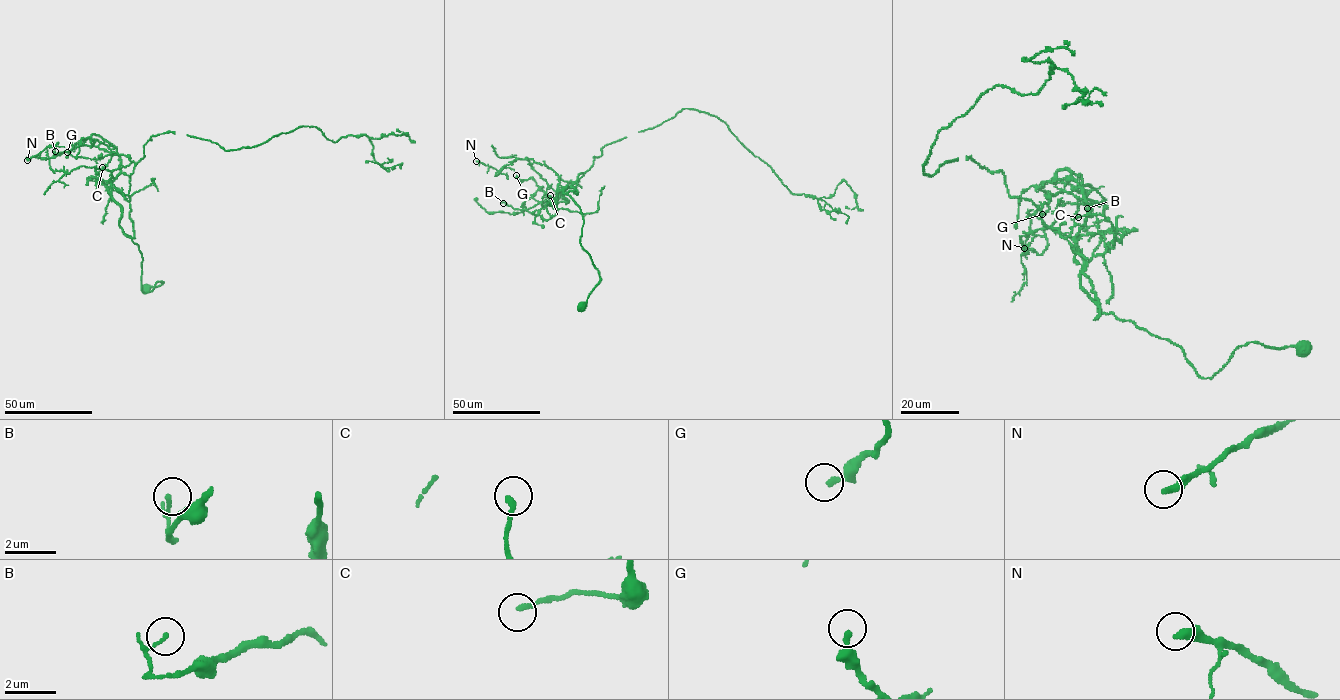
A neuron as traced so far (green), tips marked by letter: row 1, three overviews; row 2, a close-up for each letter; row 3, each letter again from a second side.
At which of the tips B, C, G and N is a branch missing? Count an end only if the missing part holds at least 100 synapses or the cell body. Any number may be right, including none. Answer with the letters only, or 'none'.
none

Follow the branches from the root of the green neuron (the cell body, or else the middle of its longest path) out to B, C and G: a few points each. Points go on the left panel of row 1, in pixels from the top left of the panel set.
B: (145, 288), (163, 282), (142, 290), (142, 254), (120, 226), (121, 207), (111, 195), (120, 158), (55, 151)
C: (145, 288), (163, 281), (142, 290), (142, 254), (111, 195), (121, 161), (111, 144), (102, 167)
G: (145, 288), (163, 282), (142, 290), (142, 254), (111, 195), (117, 150), (93, 134), (67, 152)

